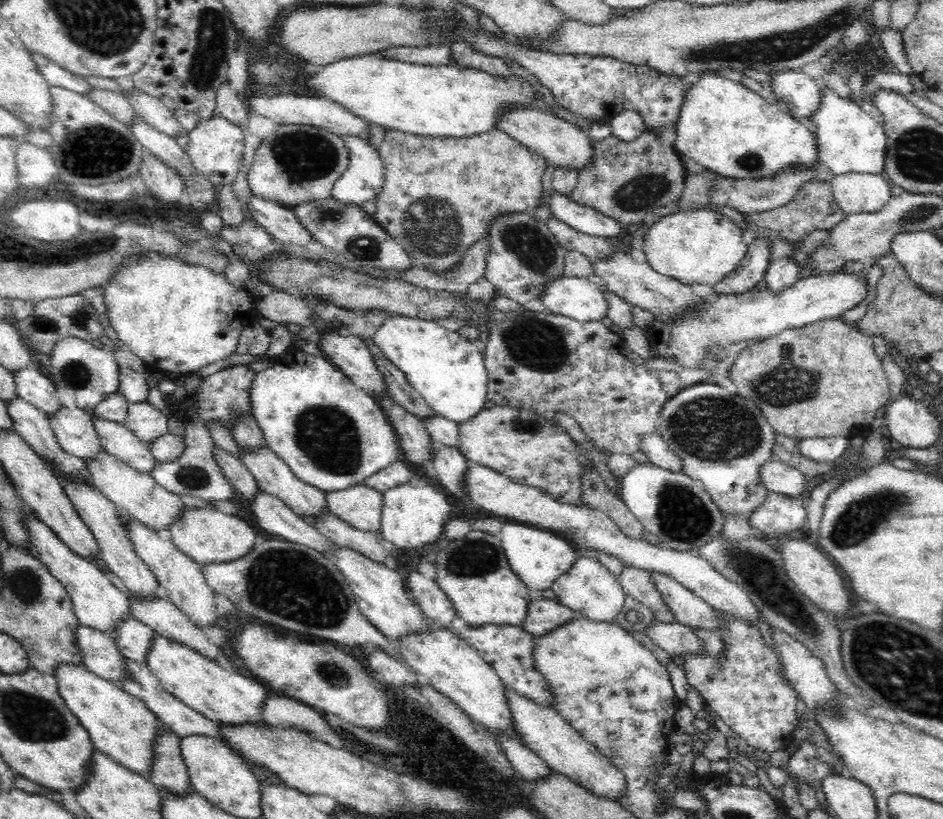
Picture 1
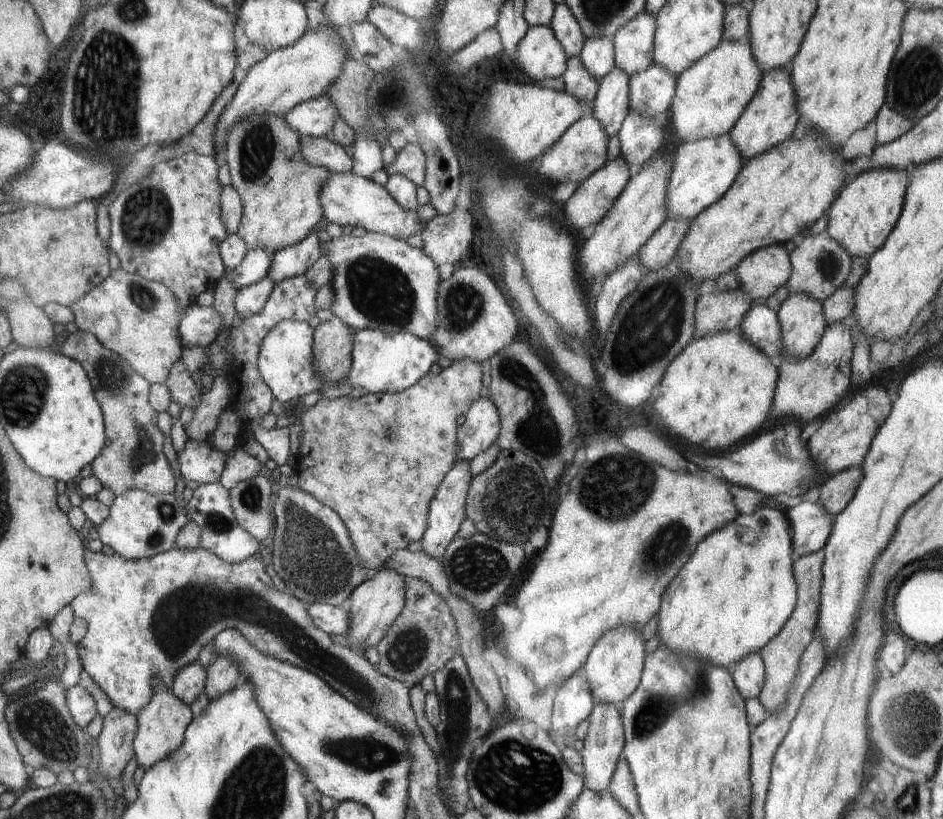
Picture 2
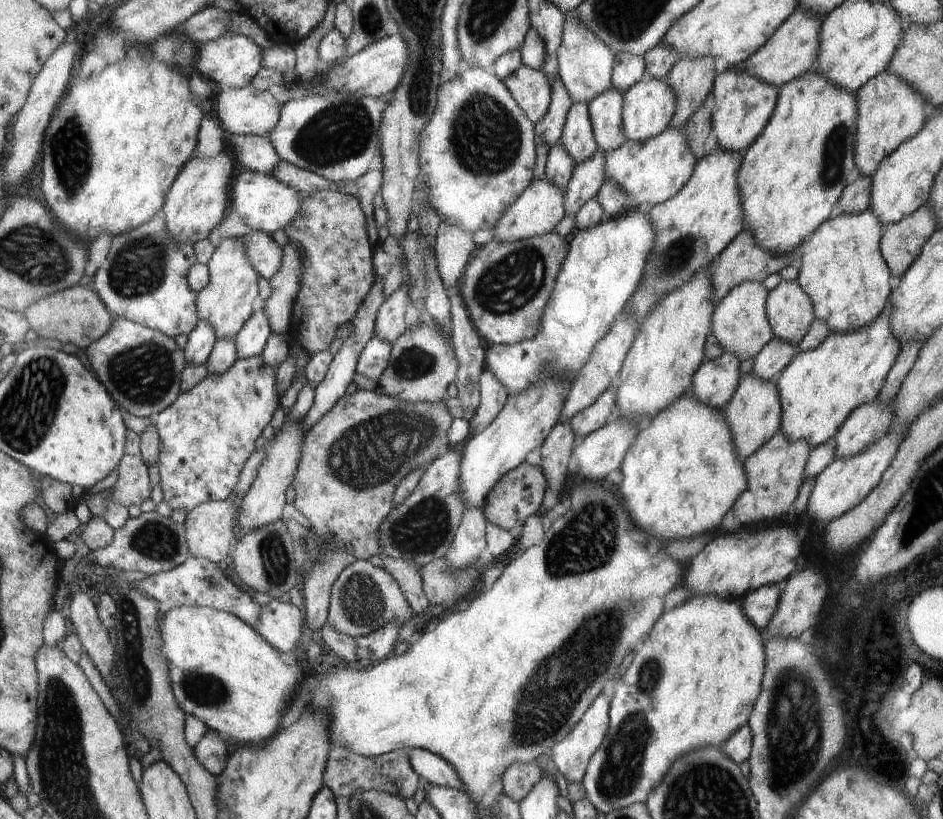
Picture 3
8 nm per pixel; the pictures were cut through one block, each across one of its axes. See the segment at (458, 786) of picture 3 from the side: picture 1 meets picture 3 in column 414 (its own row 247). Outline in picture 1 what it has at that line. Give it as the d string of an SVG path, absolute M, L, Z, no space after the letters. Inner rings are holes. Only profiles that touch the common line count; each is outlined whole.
M756 238L747 248L746 256L740 266L722 280L722 283L714 286L716 294L746 294L759 288L762 284L766 268L770 264L770 241L764 238Z

